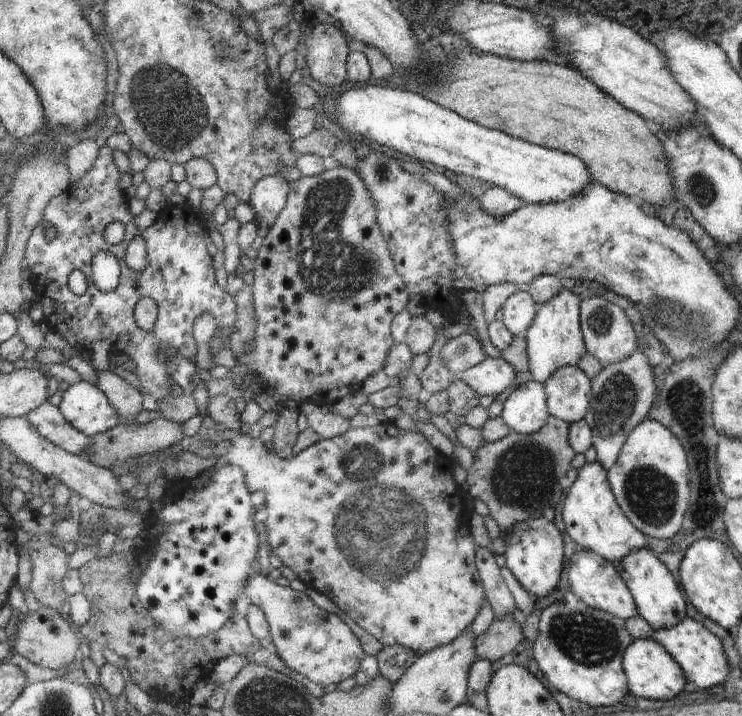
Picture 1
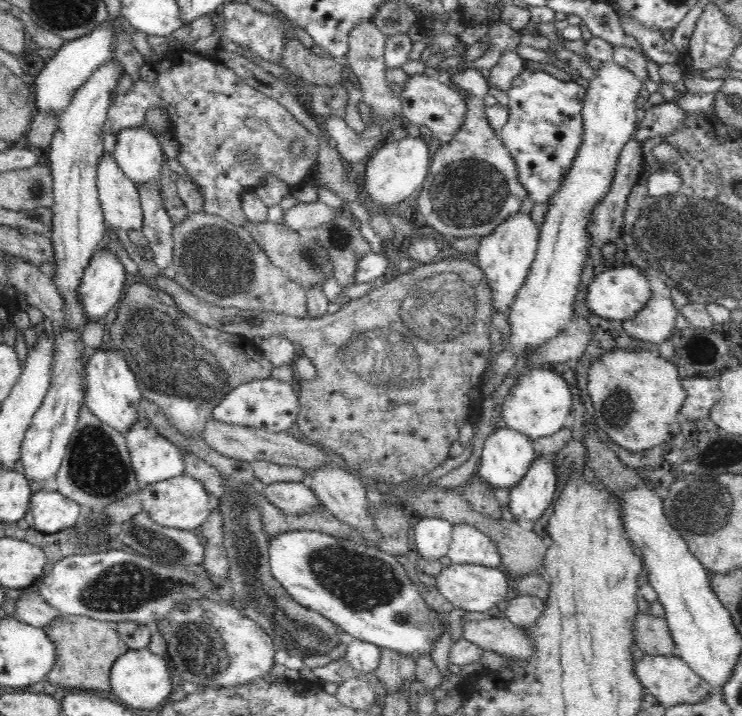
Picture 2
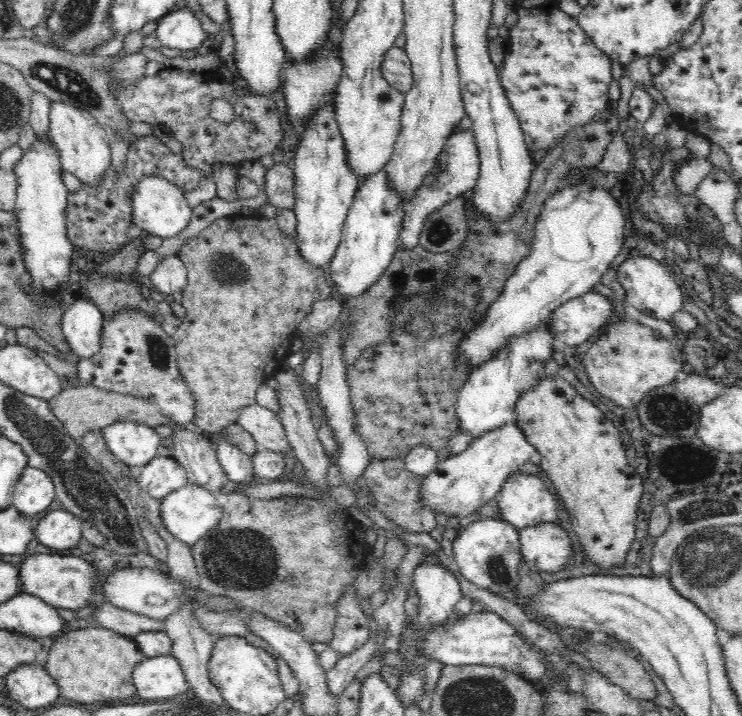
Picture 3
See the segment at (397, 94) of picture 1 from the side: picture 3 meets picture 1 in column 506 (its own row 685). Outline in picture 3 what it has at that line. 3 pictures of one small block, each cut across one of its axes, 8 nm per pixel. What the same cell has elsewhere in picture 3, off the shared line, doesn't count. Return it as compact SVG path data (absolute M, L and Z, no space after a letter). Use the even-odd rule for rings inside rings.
M172 653L156 658L146 657L136 664L134 686L138 696L144 700L178 697L190 691L184 671Z

